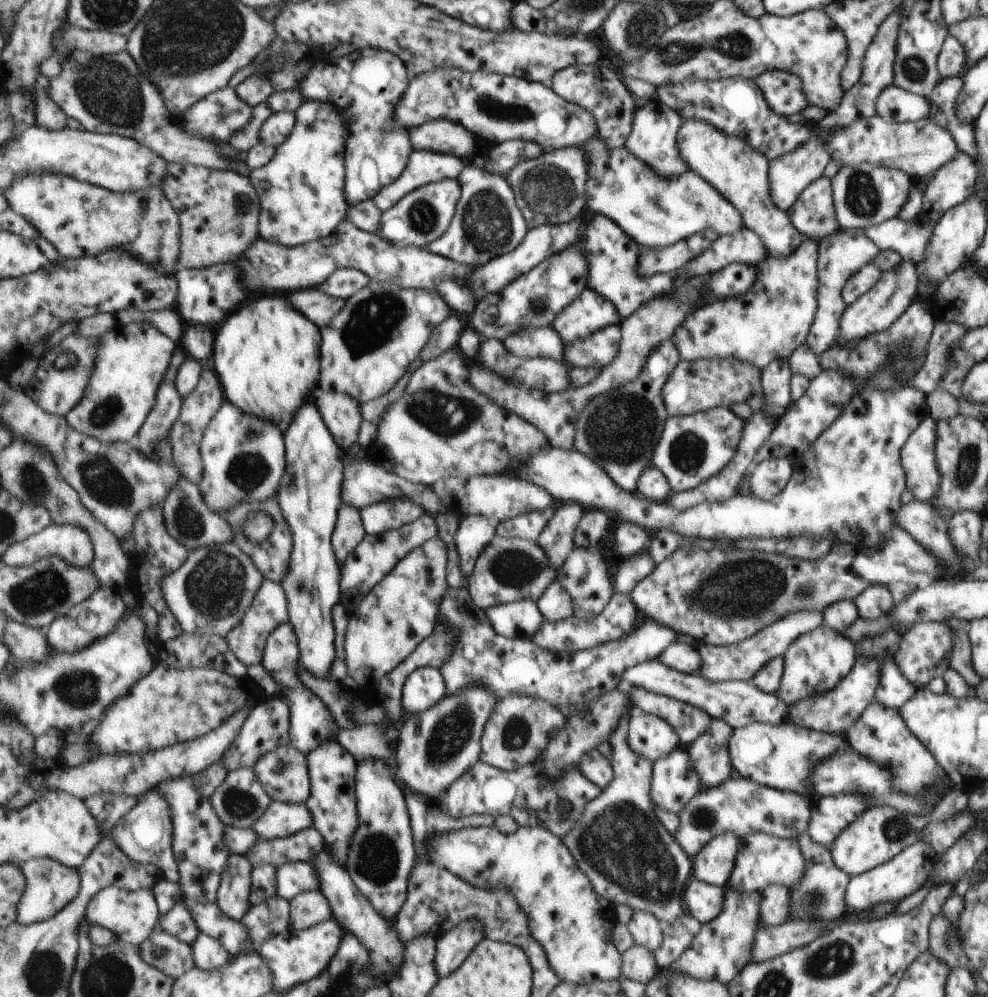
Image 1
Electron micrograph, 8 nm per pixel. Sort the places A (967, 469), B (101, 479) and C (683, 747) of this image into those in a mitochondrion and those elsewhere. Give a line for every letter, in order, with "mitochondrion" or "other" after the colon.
A: mitochondrion
B: mitochondrion
C: other

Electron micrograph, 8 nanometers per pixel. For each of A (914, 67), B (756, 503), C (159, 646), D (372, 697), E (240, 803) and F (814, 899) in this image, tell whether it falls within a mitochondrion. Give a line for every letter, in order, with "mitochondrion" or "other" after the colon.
A: mitochondrion
B: other
C: other
D: other
E: mitochondrion
F: mitochondrion

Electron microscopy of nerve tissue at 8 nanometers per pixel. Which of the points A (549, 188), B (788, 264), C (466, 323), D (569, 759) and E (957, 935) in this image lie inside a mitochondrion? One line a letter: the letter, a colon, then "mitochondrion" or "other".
A: mitochondrion
B: other
C: other
D: other
E: other

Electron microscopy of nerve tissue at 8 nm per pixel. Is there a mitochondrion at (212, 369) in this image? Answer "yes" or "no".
no

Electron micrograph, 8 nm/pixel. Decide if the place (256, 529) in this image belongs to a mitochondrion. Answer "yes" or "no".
yes

